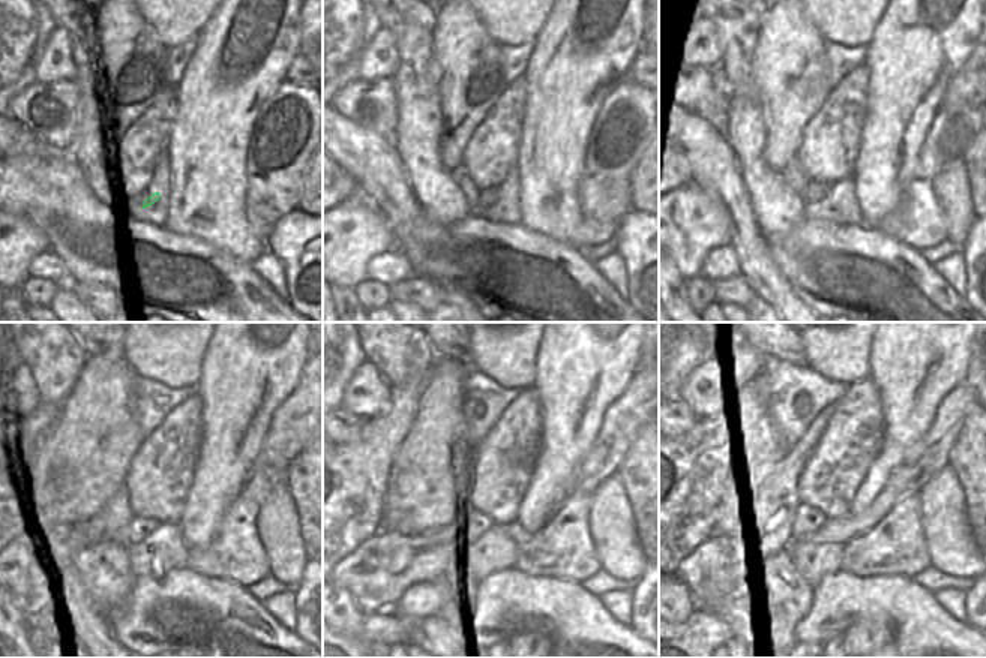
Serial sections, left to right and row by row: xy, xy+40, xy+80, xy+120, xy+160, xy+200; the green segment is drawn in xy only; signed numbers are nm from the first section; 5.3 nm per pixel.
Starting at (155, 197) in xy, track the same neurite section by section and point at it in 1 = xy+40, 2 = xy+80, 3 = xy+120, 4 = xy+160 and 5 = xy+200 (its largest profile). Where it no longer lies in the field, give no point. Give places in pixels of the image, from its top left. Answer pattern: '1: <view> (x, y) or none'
1: xy+40 (485, 198)
2: xy+80 (815, 192)
3: xy+120 (140, 528)
4: xy+160 (474, 525)
5: xy+200 (808, 519)

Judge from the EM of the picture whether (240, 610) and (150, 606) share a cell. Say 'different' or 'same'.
same

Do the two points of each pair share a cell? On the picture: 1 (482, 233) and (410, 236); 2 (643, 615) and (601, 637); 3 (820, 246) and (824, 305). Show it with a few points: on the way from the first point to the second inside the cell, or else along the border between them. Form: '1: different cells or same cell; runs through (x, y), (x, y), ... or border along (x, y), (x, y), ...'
1: same cell; runs through (464, 236), (428, 236)
2: different cells; border along (629, 625), (643, 639)
3: same cell; runs through (812, 263), (812, 278), (802, 288), (808, 294)

